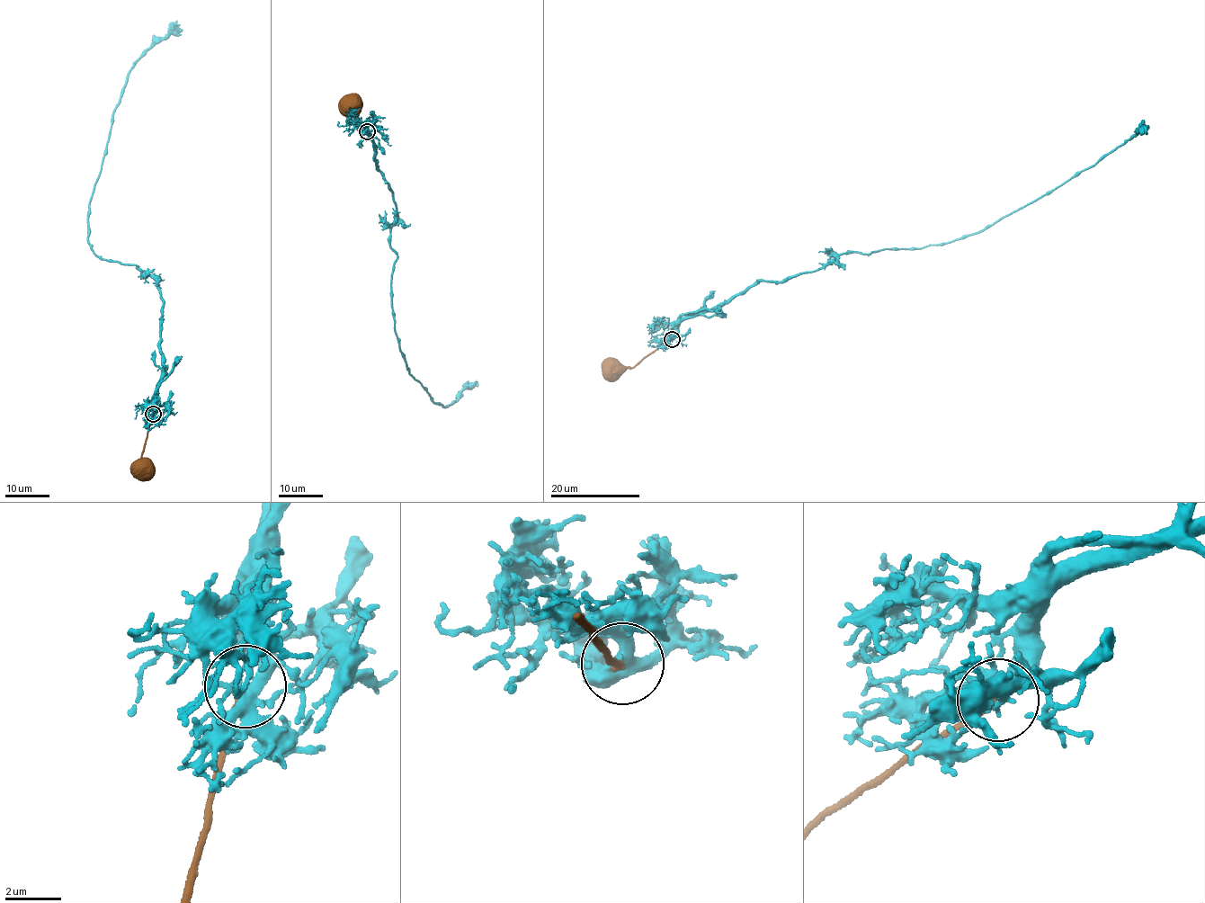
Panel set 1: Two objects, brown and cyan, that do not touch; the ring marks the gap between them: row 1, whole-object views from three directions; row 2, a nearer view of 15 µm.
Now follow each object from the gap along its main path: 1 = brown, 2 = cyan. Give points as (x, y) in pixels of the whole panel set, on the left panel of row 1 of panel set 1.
1: (153, 415), (140, 461), (147, 469), (147, 472), (145, 469)
2: (154, 412), (162, 369), (163, 301), (156, 282), (134, 264), (93, 254), (86, 222), (129, 73), (180, 24)

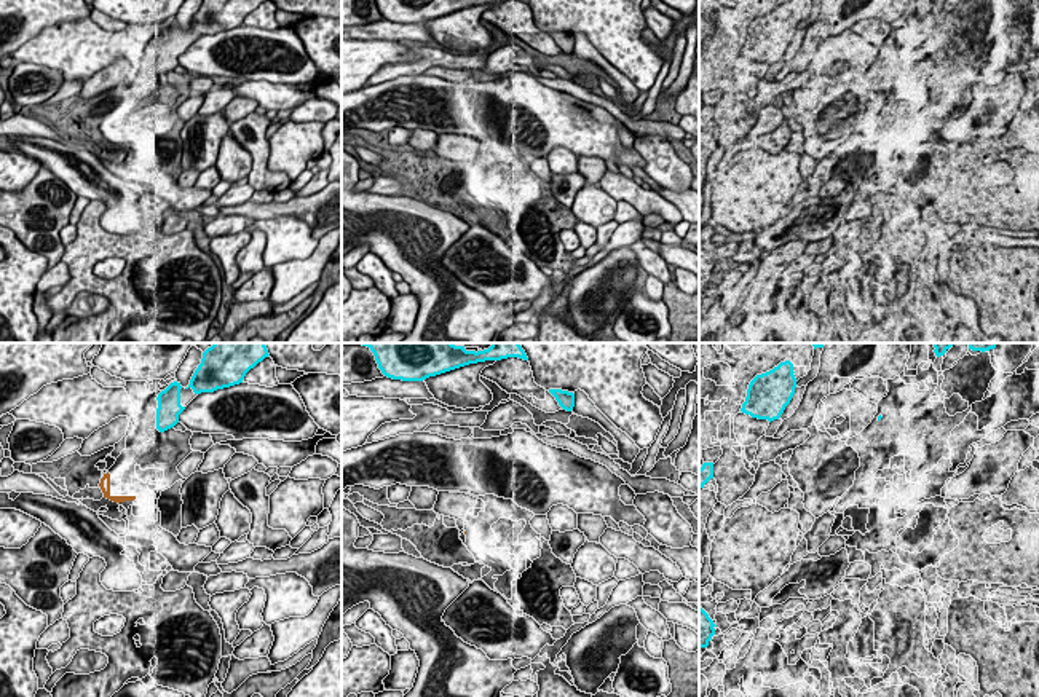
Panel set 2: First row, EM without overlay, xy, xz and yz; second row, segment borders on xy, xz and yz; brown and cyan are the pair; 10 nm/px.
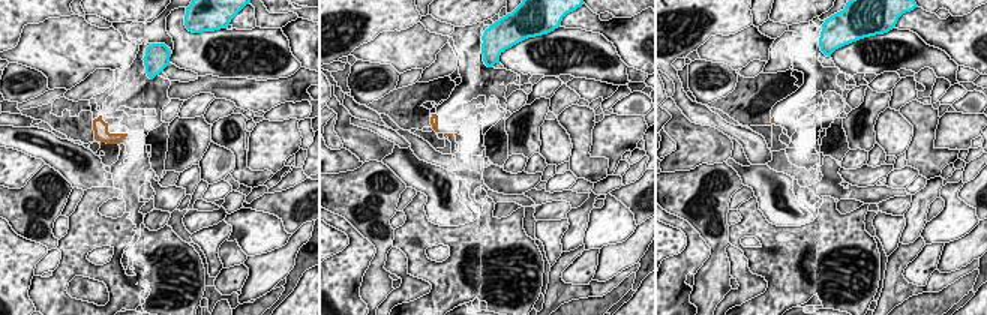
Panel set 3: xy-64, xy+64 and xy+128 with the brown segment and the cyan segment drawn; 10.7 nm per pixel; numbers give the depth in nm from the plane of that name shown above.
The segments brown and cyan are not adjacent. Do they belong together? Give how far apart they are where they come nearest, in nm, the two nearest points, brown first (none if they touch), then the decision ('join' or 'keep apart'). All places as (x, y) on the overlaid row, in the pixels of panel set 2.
gap 650 nm; span xy (109, 474), (157, 428); keep apart

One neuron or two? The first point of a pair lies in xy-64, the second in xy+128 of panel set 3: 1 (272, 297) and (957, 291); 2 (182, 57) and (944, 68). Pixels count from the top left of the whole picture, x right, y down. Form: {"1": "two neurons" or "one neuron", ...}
{"1": "one neuron", "2": "one neuron"}

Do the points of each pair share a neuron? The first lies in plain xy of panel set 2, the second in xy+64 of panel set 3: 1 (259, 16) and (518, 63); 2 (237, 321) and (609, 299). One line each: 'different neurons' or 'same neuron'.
1: different neurons
2: different neurons

